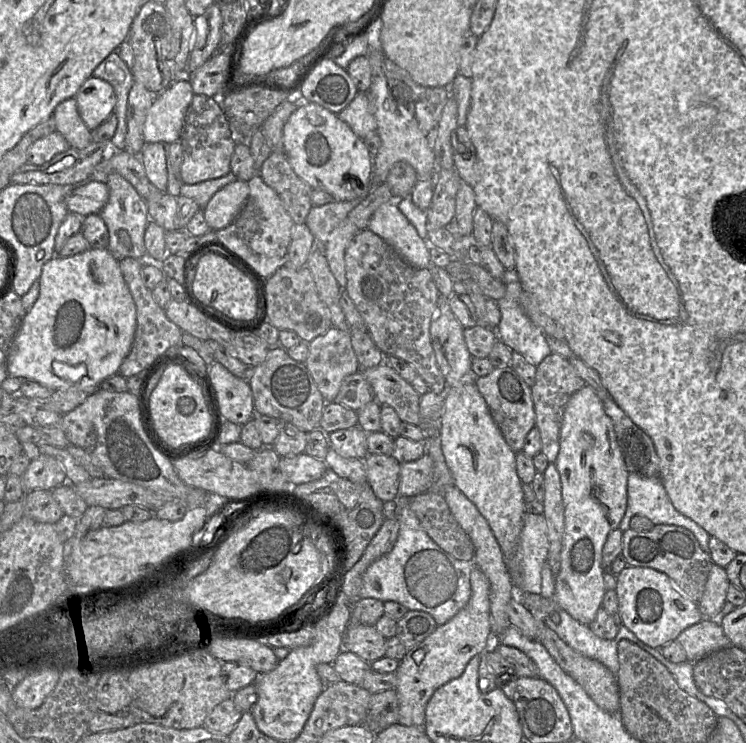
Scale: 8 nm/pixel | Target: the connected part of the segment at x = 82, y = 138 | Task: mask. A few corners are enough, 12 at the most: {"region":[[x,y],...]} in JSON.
{"region":[[75,97],[59,103],[55,130],[71,148],[93,141],[80,117]]}

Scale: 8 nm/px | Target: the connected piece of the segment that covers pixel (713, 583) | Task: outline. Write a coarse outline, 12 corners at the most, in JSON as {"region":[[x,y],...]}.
{"region":[[713,564],[698,607],[715,620],[727,600],[730,582],[724,567]]}

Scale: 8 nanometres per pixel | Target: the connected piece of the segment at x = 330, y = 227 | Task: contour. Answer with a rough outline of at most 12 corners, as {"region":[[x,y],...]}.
{"region":[[363,199],[313,206],[306,224],[325,244],[330,233]]}

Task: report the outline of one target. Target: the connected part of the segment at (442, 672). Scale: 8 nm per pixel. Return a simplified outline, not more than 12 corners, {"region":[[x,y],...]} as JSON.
{"region":[[490,583],[407,651],[395,672],[397,724],[423,727],[434,692],[492,642]]}

